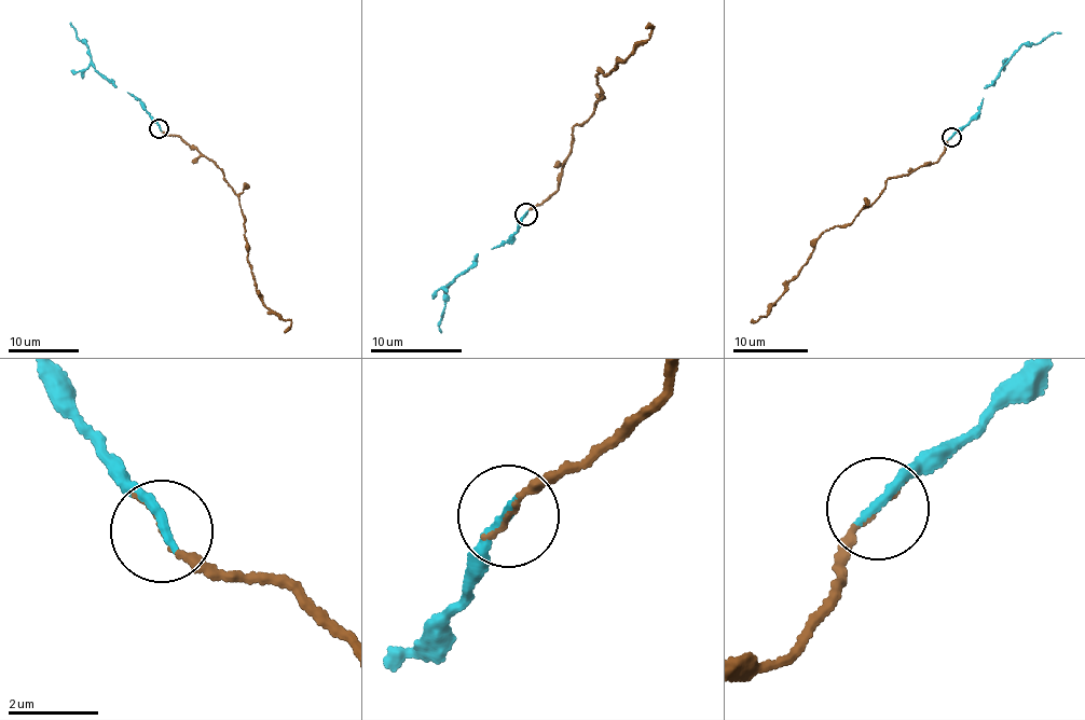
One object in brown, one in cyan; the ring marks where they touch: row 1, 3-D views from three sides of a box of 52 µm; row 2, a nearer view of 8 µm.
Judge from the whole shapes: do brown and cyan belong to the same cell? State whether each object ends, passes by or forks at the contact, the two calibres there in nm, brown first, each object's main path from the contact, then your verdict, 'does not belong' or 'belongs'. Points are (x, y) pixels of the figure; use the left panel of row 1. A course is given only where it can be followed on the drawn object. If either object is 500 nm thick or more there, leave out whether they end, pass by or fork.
brown ends | cyan ends | 110/220 nm | brown via (160, 128), (209, 160), (237, 194), (246, 231), (247, 261), (259, 299), (290, 321), (284, 333) | cyan via (160, 128), (143, 107), (96, 70), (86, 43), (76, 37), (71, 24) | belongs

